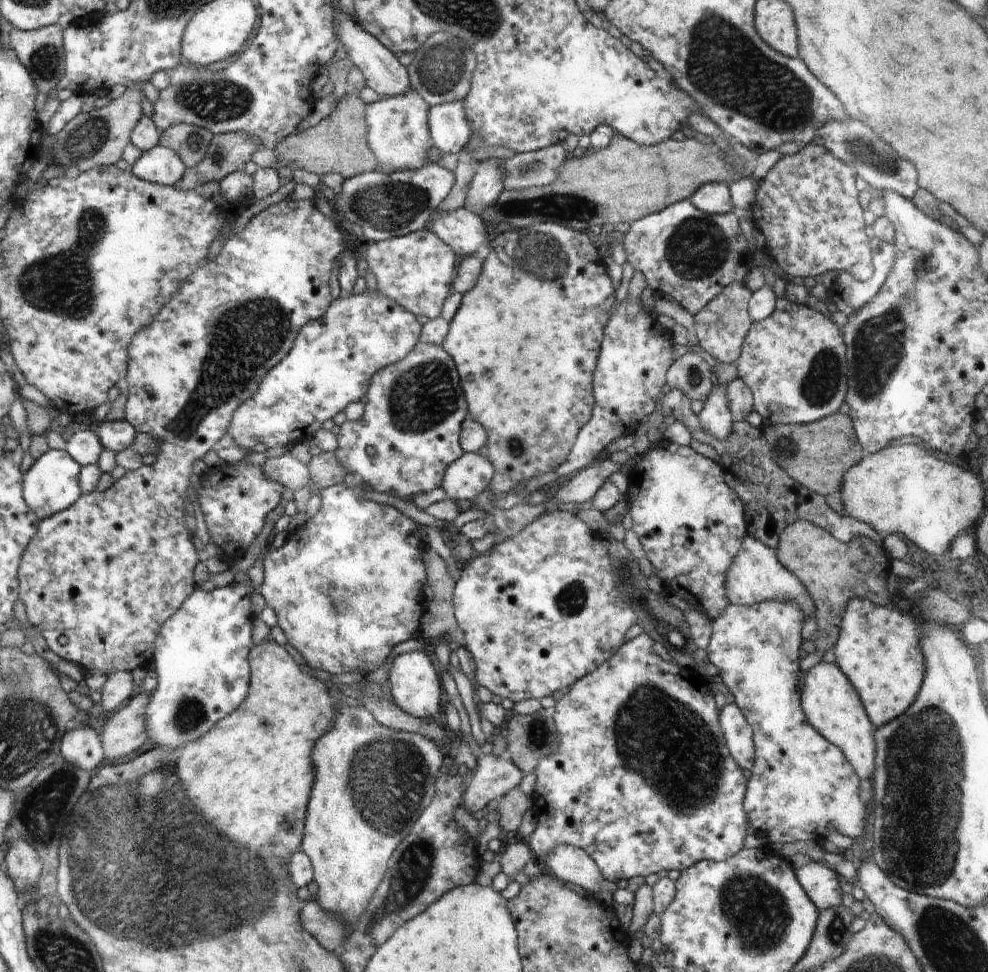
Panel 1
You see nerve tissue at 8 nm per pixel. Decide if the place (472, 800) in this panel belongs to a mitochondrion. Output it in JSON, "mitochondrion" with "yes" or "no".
{"mitochondrion":"no"}

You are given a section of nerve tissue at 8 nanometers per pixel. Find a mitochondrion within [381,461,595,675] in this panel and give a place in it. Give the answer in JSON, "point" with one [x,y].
{"point":[572,599]}

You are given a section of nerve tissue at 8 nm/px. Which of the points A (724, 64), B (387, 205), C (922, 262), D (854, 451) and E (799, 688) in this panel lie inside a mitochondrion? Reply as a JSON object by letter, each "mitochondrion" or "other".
{"A":"mitochondrion","B":"mitochondrion","C":"mitochondrion","D":"other","E":"other"}

